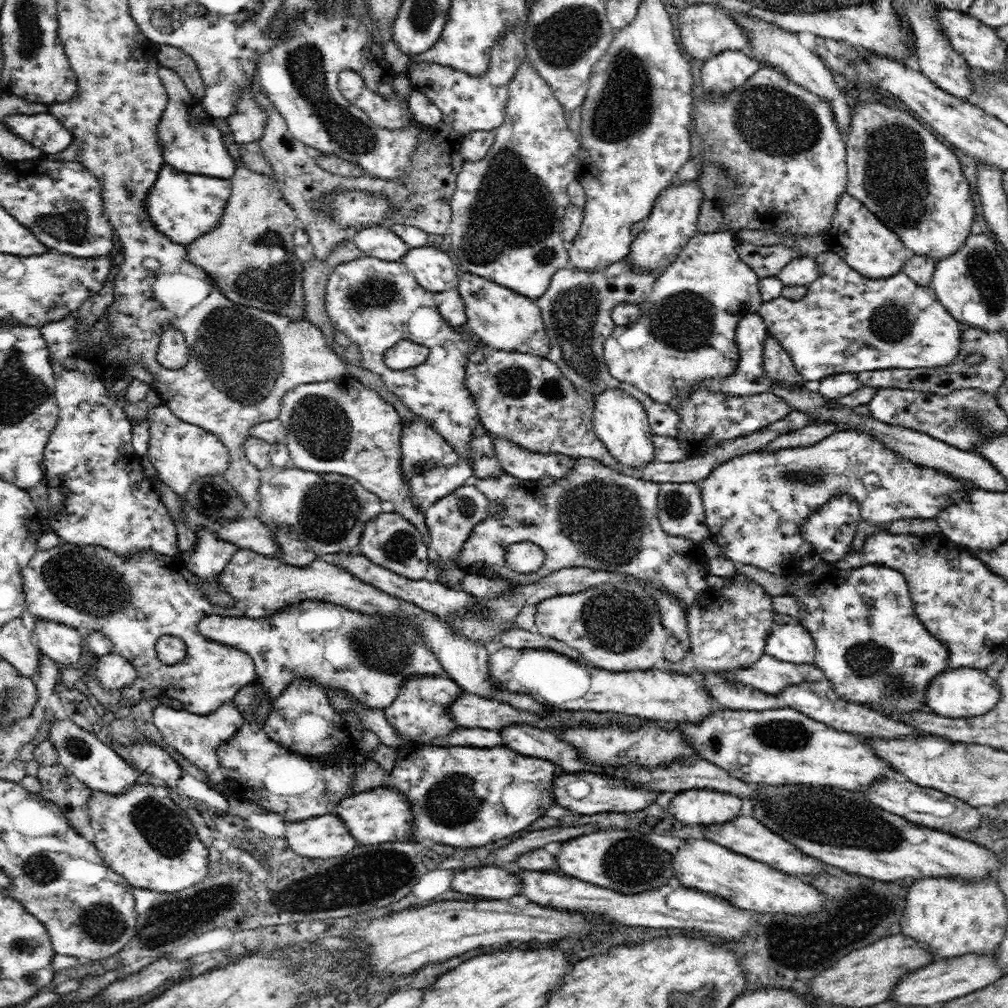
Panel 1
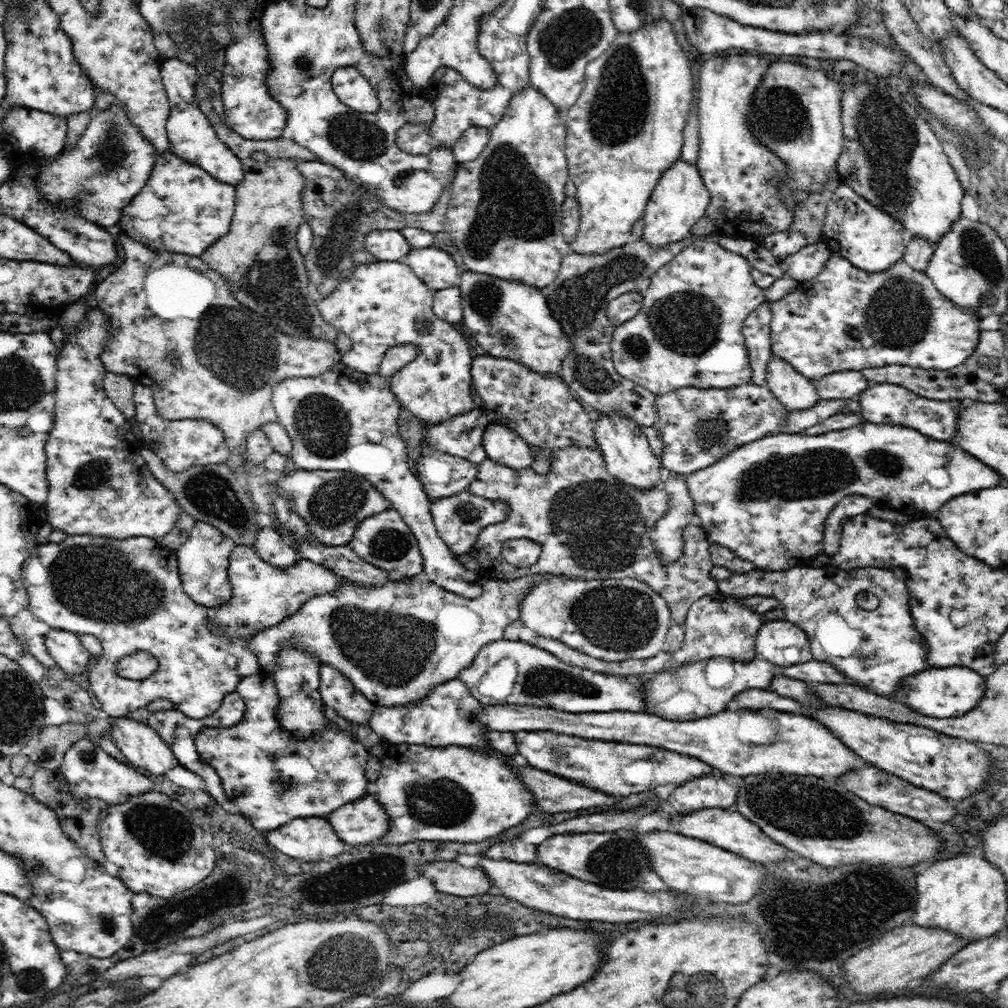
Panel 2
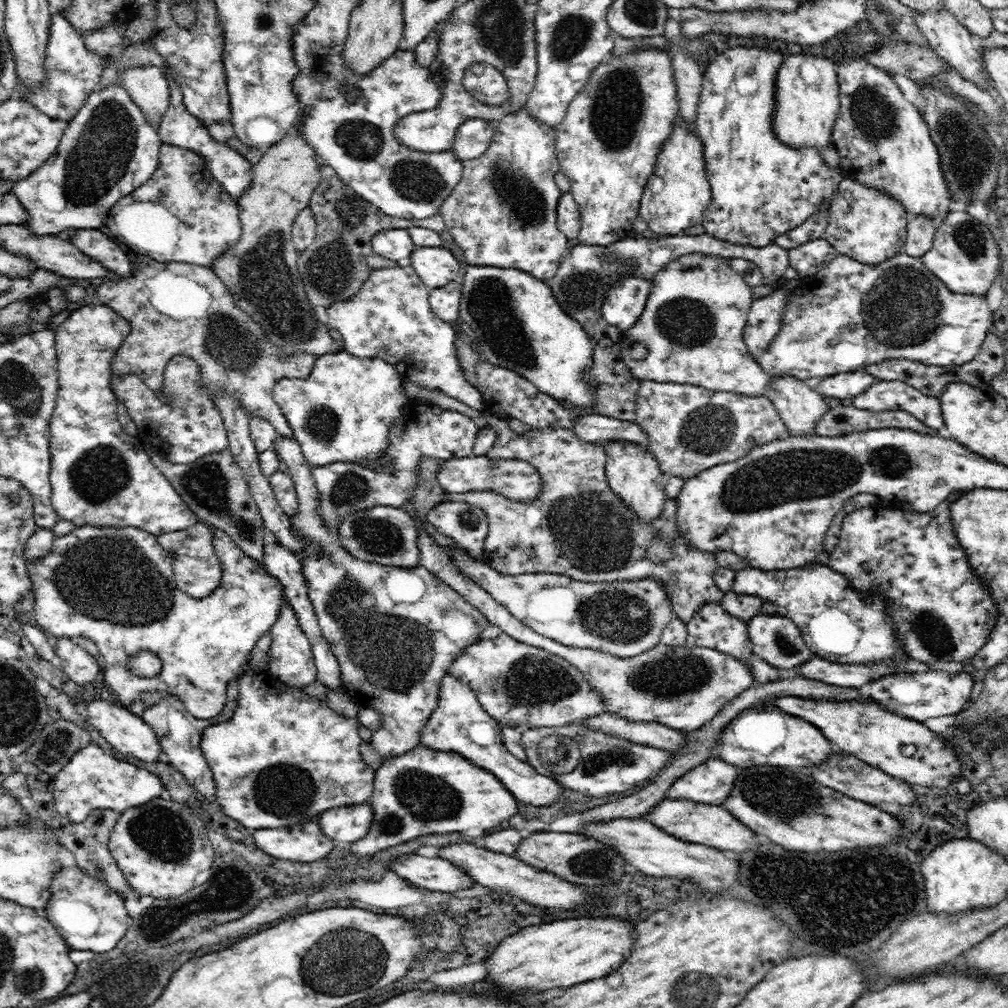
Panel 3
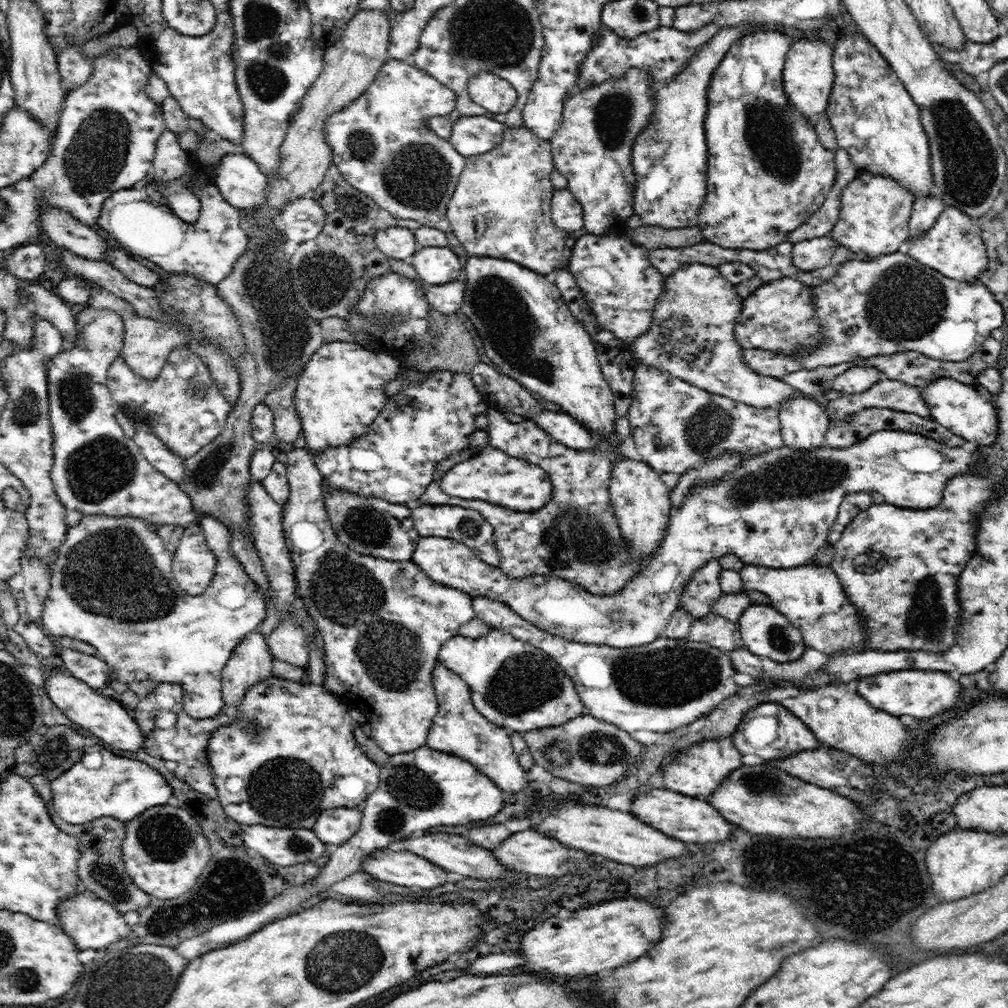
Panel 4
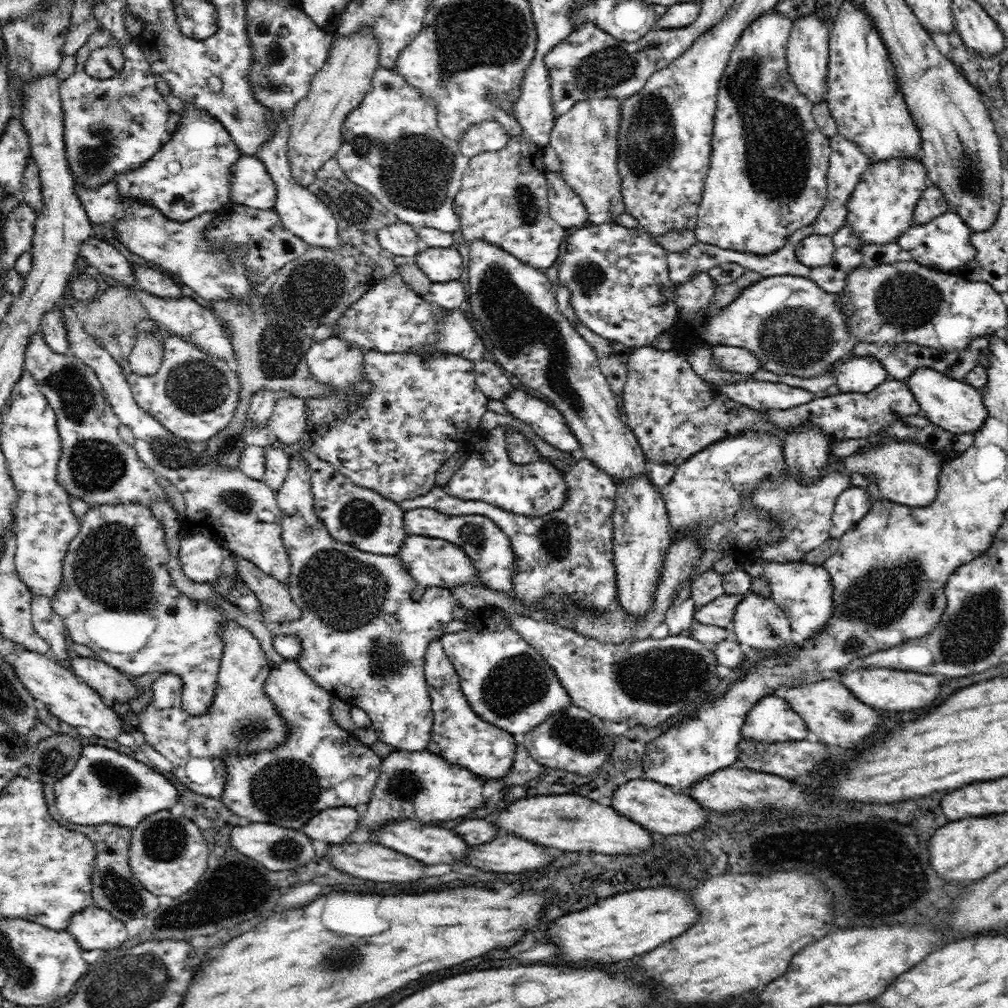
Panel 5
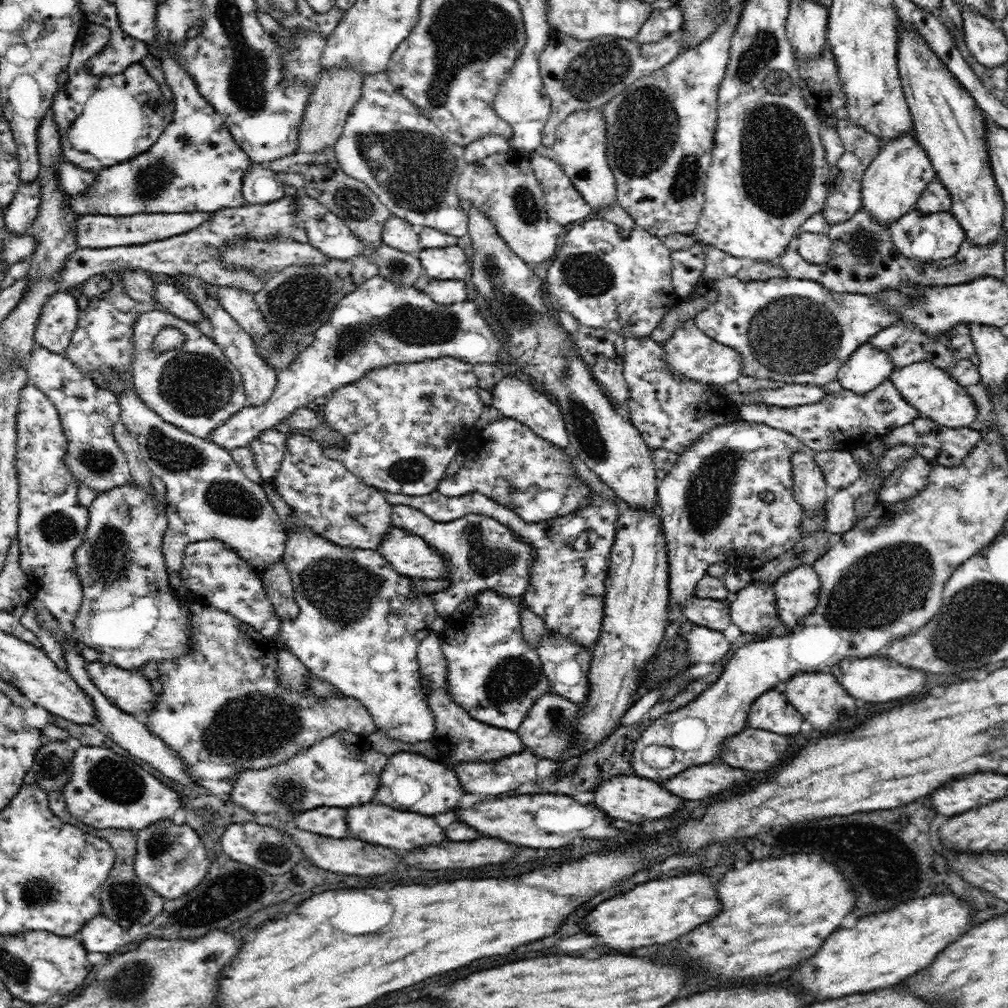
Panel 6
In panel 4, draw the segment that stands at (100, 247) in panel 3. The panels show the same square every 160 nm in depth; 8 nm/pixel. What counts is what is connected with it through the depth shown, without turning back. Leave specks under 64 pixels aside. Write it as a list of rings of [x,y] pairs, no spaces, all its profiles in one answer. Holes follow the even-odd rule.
[[[108,247],[105,260],[117,268],[126,278],[140,286],[154,288],[161,281],[160,275],[143,266],[142,263],[138,264],[135,257],[128,252]]]

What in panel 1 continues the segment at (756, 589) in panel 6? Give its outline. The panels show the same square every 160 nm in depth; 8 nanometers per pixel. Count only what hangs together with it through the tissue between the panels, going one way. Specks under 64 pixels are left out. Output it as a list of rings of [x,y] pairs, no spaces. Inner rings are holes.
[[[800,622],[773,623],[766,638],[764,653],[784,662],[812,664],[815,662],[814,639]]]

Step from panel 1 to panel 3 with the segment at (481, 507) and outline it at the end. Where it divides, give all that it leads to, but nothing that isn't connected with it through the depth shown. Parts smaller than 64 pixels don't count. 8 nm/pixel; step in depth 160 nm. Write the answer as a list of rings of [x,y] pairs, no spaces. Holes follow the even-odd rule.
[[[447,500],[430,509],[427,520],[438,532],[454,539],[470,555],[481,558],[489,520],[480,507],[464,501]]]

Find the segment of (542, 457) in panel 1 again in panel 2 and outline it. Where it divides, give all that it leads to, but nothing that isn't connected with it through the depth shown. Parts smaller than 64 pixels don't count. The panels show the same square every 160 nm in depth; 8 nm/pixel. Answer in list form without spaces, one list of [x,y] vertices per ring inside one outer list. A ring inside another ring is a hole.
[[[489,424],[483,435],[484,450],[494,462],[514,470],[530,469],[532,451],[522,437],[502,425]]]

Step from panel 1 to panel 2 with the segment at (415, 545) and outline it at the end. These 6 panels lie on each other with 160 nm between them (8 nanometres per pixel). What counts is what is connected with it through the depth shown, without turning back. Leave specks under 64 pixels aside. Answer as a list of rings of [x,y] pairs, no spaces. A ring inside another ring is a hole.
[[[390,508],[380,514],[370,515],[358,522],[354,532],[354,537],[347,546],[366,562],[383,569],[390,579],[410,578],[423,571],[419,543],[396,509]]]

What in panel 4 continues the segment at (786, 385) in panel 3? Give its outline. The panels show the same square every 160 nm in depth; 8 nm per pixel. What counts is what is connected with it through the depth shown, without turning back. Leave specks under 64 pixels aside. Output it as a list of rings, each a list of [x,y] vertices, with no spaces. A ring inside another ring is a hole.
[[[796,393],[779,406],[783,445],[798,450],[812,450],[824,445],[831,422],[815,397]]]

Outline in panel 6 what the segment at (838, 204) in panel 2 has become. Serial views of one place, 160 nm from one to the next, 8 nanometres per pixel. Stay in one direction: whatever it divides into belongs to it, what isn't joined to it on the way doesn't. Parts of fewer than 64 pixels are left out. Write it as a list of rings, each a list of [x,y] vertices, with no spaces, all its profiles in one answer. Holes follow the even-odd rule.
[[[906,132],[892,142],[882,145],[861,182],[862,207],[872,218],[888,227],[890,222],[902,218],[917,206],[922,191],[937,180],[937,174],[922,145]]]

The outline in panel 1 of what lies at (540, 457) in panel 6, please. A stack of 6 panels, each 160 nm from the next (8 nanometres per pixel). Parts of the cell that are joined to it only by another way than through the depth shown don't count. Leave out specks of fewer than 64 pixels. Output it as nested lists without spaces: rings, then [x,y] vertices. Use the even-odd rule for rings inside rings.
[[[414,416],[402,430],[402,477],[409,488],[413,505],[425,512],[441,497],[452,494],[466,480],[474,476],[471,464],[466,462],[426,420]]]

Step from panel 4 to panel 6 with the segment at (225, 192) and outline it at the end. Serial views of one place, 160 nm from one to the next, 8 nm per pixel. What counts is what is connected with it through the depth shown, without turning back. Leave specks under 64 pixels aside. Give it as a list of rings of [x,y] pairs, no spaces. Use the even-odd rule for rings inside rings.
[[[252,163],[241,188],[246,203],[266,205],[283,198],[286,184],[279,175],[263,163]]]

